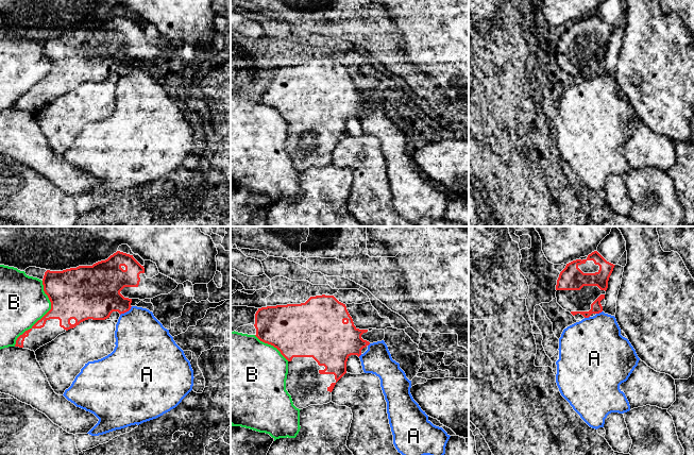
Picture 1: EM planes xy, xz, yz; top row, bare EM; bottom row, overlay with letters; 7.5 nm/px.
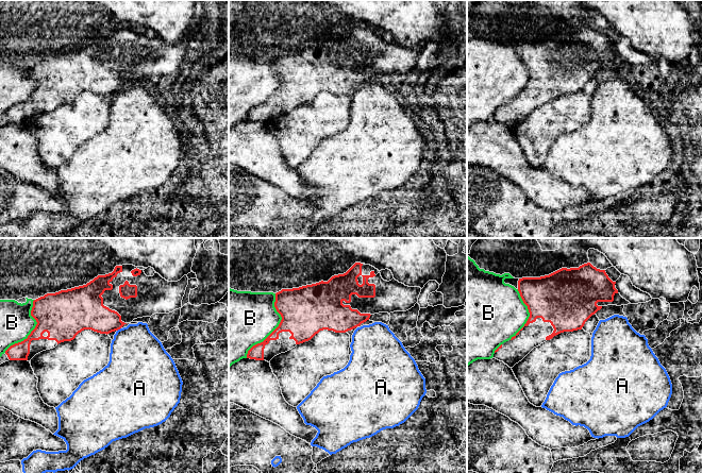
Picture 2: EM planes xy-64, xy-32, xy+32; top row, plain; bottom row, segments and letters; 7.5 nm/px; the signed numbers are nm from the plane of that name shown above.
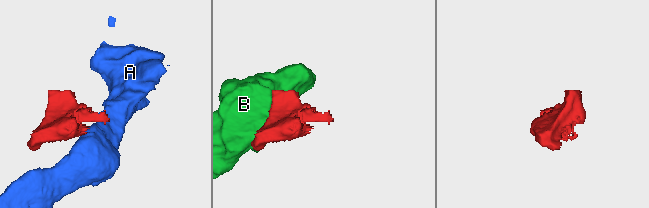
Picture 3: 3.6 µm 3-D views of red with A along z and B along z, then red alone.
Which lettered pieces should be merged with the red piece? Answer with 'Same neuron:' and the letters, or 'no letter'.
Same neuron: no letter

